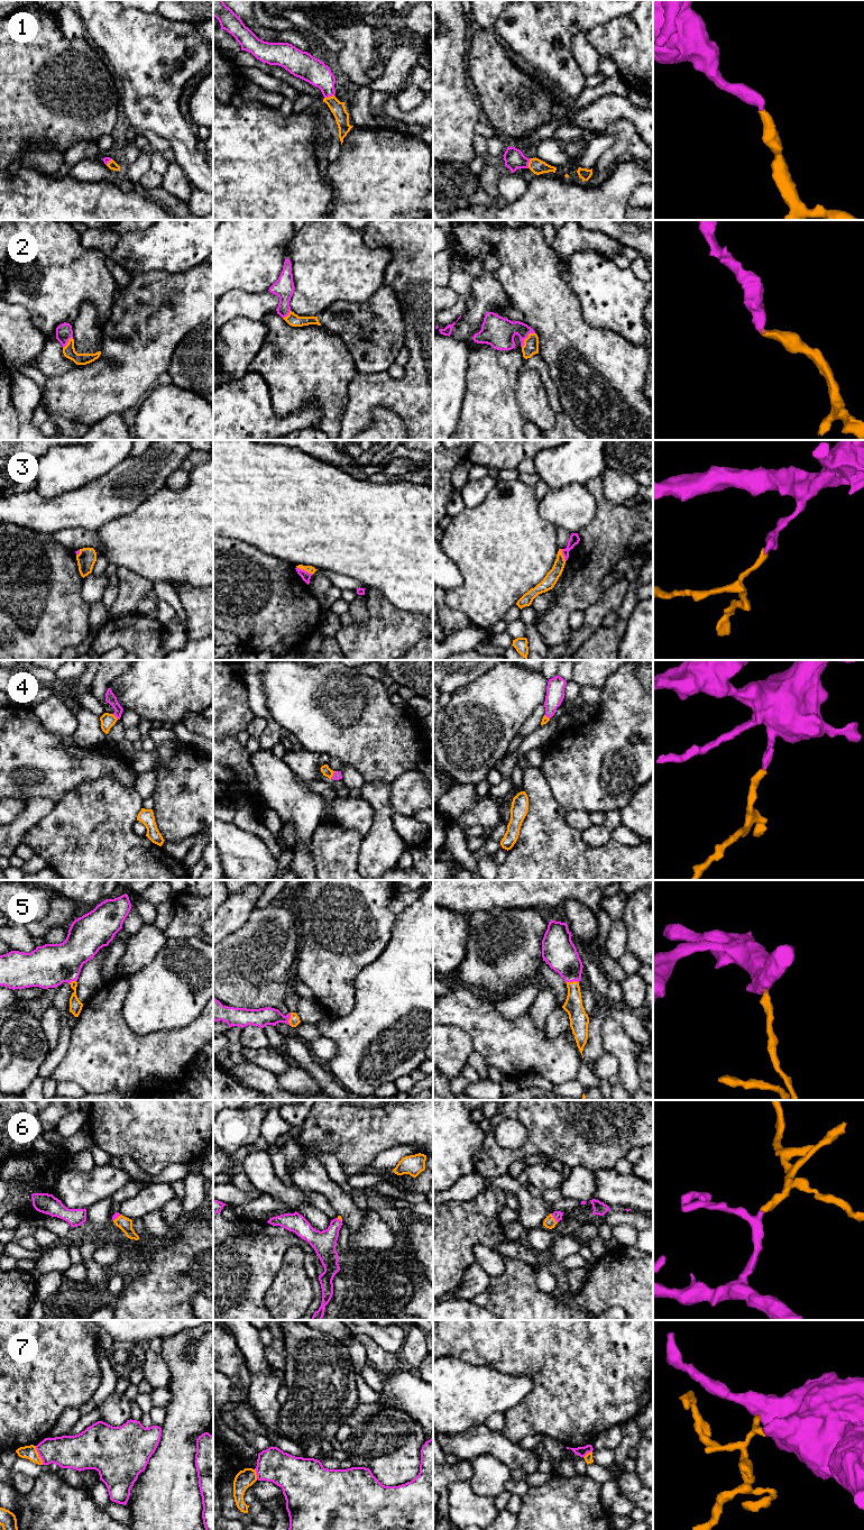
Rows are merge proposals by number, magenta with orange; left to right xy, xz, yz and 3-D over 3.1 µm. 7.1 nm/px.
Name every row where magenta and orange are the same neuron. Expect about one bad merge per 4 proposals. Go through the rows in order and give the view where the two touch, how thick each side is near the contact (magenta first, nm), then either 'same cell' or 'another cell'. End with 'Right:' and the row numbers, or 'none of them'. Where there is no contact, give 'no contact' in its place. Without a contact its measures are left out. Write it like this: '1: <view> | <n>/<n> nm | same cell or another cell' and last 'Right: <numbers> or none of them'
1: xz | 180/100 nm | same cell
2: yz | 220/110 nm | same cell
3: xz | 70/50 nm | same cell
4: xy | 70/100 nm | same cell
5: xz | 130/80 nm | same cell
6: yz | 60/90 nm | same cell
7: xy | 240/100 nm | another cell
Right: 1, 2, 3, 4, 5, 6

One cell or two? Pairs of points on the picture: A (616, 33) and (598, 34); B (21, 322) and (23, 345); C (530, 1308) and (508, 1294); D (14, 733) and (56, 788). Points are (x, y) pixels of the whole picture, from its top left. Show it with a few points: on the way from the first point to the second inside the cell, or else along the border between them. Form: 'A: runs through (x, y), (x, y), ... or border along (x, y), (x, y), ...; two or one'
A: runs through (612, 33), (603, 34); one
B: runs through (21, 328), (21, 339); one
C: runs through (524, 1308), (514, 1298); one
D: runs through (21, 747), (49, 775); one

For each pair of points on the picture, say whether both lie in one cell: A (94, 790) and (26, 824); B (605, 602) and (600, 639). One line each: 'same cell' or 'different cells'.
A: different cells
B: different cells

